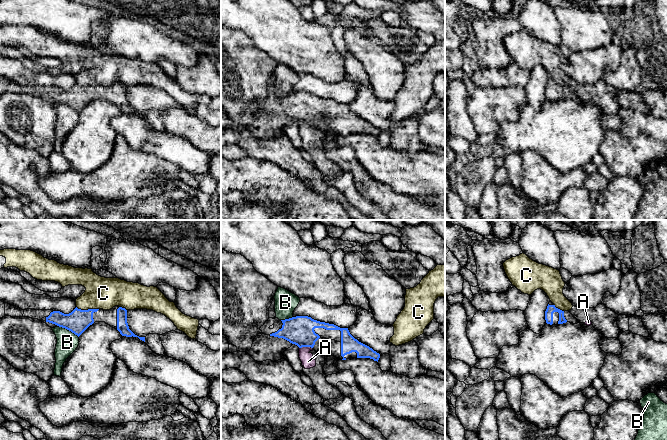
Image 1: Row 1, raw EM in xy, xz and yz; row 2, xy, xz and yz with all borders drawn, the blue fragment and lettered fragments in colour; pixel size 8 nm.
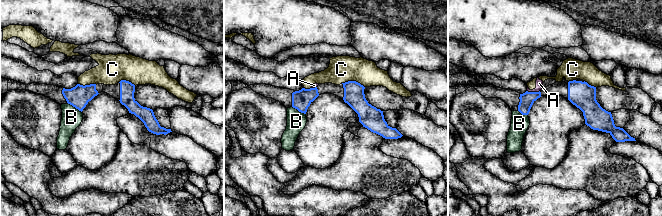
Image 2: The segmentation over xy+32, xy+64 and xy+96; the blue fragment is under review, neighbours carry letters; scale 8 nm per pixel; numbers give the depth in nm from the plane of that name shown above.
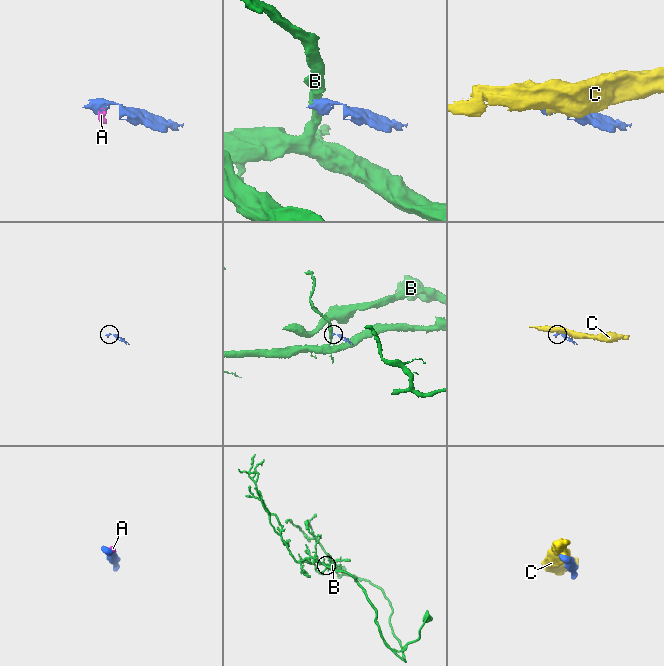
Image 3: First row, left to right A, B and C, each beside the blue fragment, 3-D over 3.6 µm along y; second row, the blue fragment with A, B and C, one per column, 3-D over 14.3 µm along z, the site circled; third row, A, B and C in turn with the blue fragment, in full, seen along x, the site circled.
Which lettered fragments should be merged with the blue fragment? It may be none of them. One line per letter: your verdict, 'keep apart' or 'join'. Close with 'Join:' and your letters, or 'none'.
A: keep apart
B: keep apart
C: keep apart
Join: none

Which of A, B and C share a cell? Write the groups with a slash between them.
A C / B

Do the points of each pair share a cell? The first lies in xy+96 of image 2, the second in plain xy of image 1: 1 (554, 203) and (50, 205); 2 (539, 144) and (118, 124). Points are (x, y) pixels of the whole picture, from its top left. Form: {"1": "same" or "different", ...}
{"1": "same", "2": "different"}

